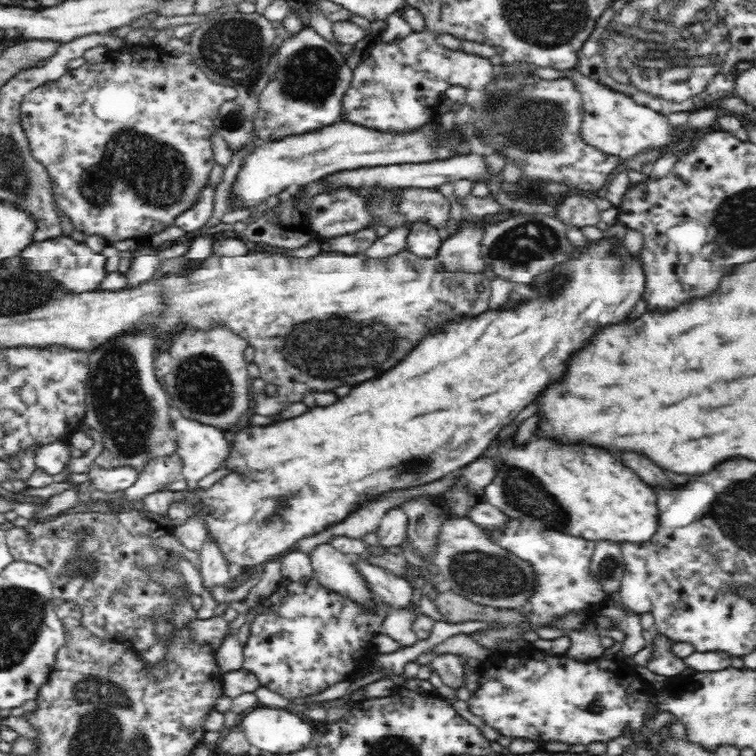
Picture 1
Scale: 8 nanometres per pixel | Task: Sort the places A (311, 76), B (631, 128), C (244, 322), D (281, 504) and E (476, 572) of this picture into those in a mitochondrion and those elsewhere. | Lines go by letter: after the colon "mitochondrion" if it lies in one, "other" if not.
A: mitochondrion
B: other
C: other
D: mitochondrion
E: mitochondrion

